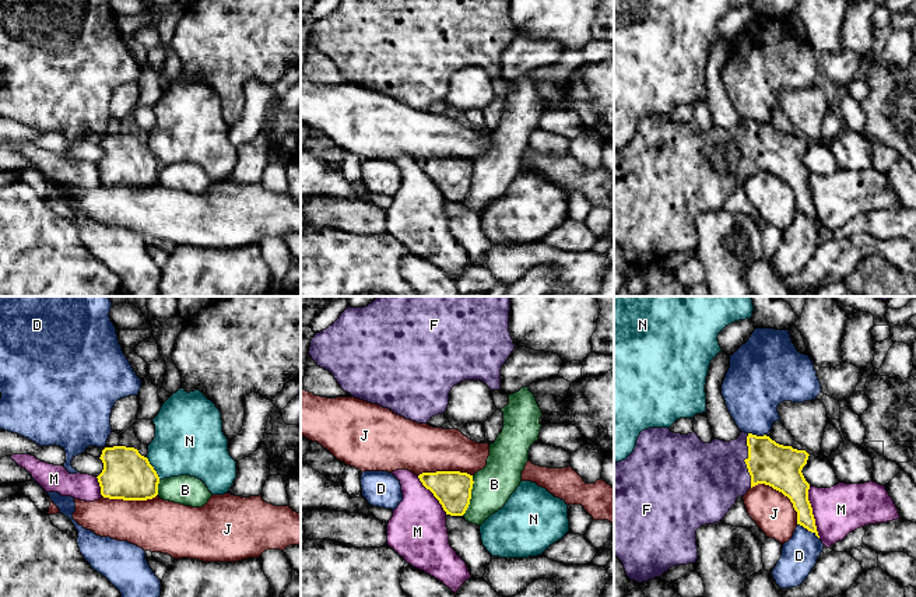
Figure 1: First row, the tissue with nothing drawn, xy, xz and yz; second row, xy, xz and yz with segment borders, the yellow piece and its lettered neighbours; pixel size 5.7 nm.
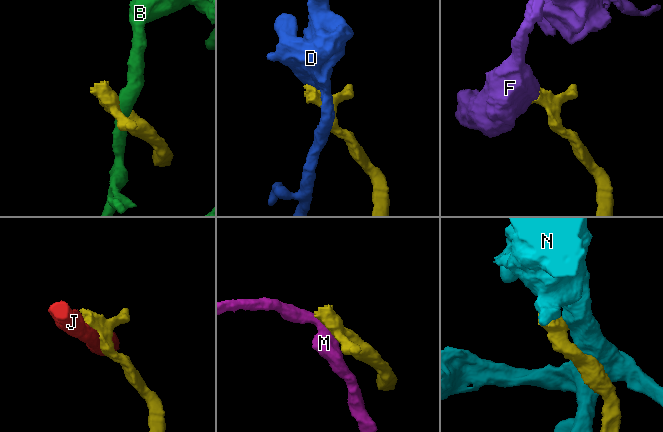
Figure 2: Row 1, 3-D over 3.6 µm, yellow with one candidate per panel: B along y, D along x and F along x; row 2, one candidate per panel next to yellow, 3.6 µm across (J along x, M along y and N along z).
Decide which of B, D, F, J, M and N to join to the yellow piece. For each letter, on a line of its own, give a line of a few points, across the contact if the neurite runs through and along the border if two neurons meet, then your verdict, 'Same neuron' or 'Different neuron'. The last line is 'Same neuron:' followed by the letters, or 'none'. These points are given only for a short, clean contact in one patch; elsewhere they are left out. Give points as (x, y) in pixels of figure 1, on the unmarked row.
B: Line: xz (473, 162), (470, 190), (462, 202). Different neuron
D: Different neuron
F: Line: yz (769, 150), (744, 147), (705, 165). Same neuron
J: Different neuron
M: Different neuron
N: Different neuron
Same neuron: F

